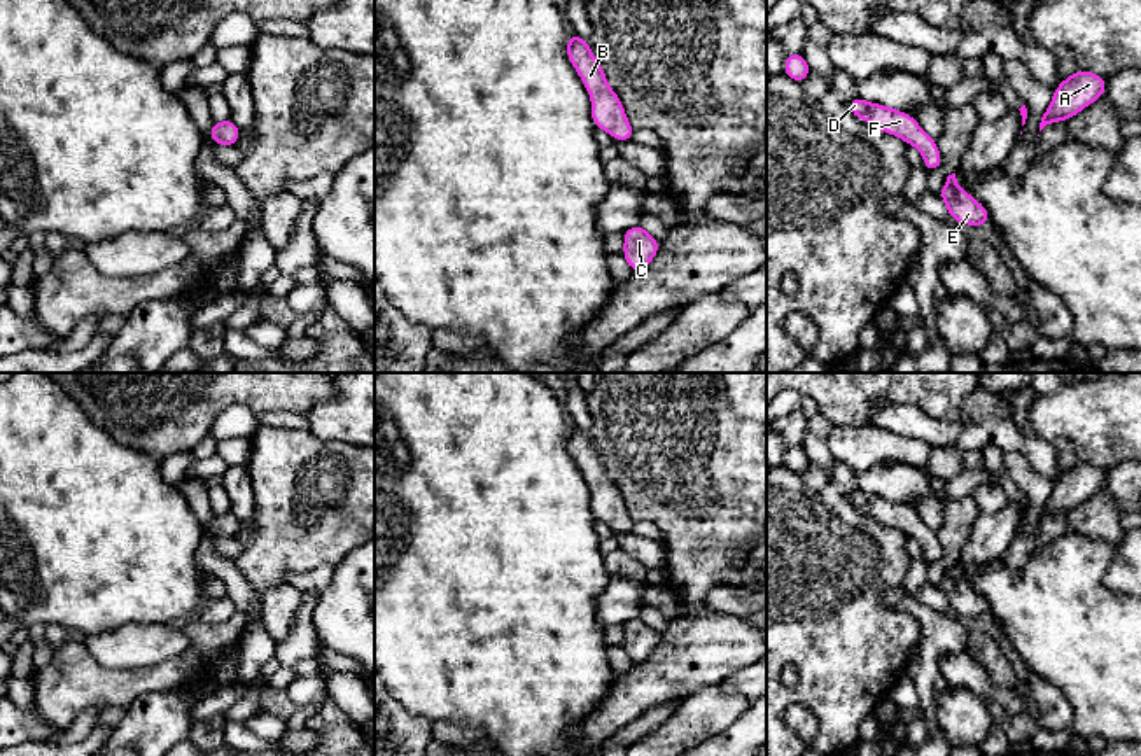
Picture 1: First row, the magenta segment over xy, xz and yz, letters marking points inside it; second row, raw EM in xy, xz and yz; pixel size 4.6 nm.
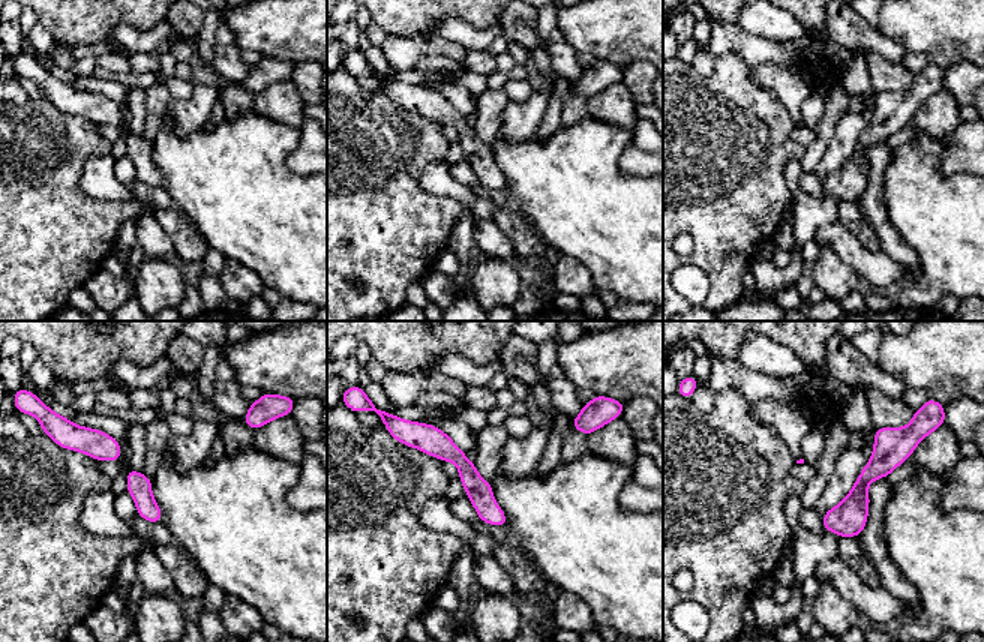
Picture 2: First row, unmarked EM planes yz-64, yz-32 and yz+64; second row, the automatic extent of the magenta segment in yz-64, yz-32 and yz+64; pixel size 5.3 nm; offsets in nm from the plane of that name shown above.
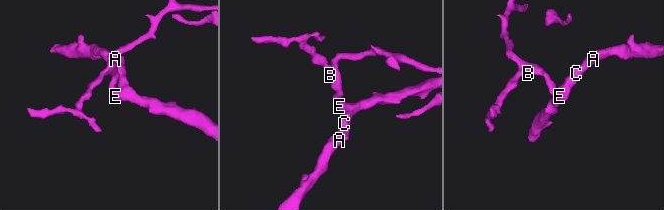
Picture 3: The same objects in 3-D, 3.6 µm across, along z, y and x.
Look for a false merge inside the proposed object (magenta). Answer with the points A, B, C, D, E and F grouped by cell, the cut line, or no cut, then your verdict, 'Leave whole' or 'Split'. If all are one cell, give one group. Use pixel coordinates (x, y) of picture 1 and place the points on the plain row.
Groups: A B C D E F. No split. Leave whole

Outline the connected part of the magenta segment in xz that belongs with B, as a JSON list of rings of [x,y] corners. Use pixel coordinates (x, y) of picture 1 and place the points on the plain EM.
[[[569,425],[567,450],[592,488],[592,513],[595,520],[606,522],[614,532],[632,534],[634,520],[625,508],[623,495],[607,478],[604,460],[593,450],[588,432]]]

